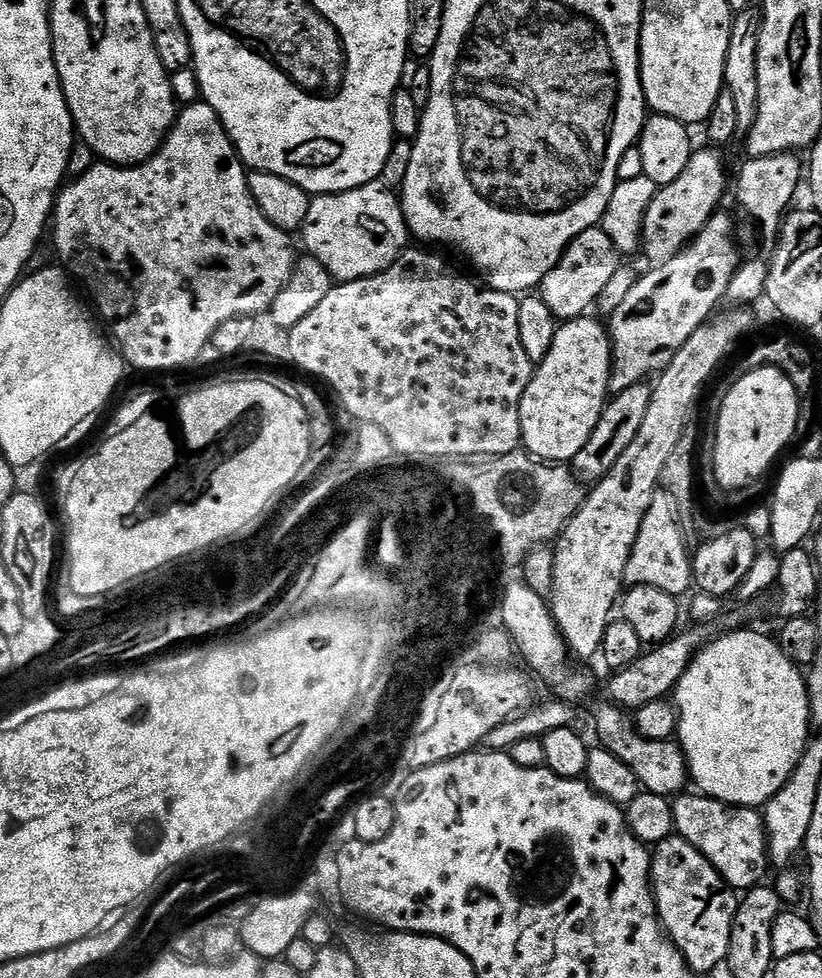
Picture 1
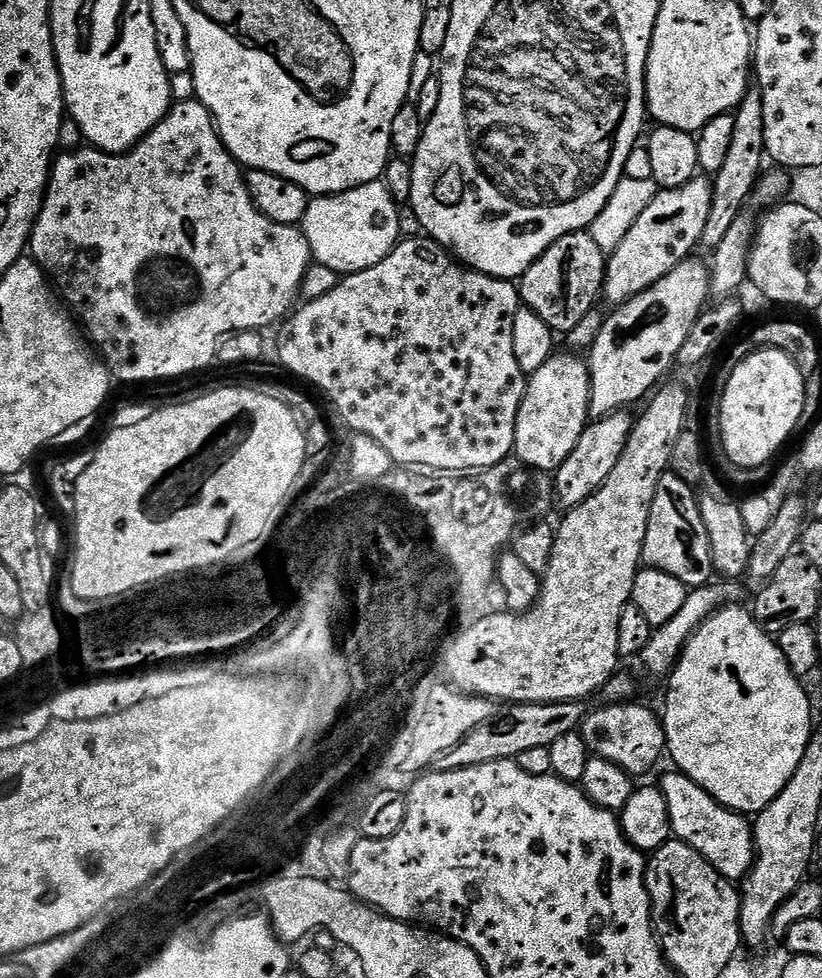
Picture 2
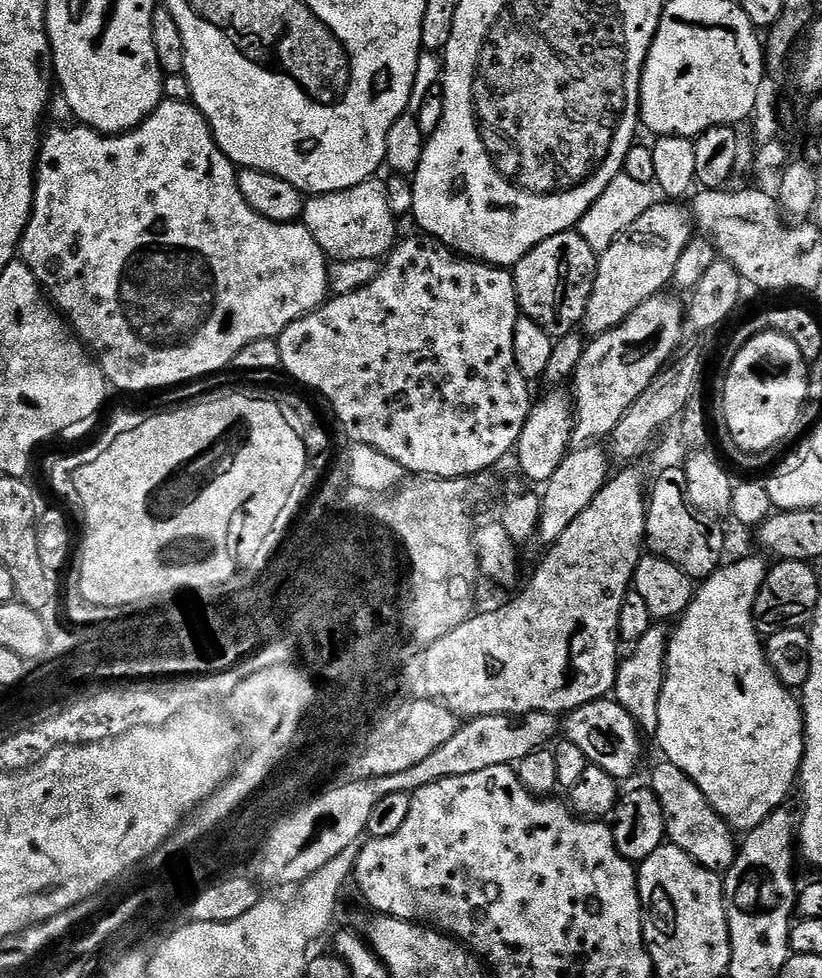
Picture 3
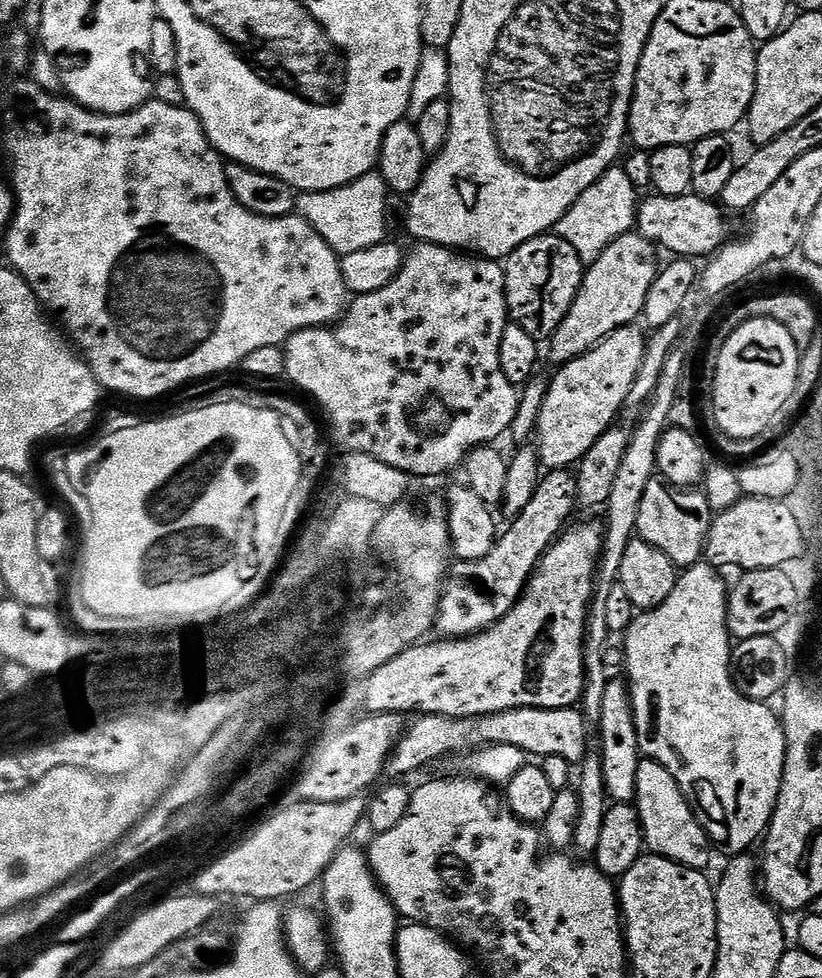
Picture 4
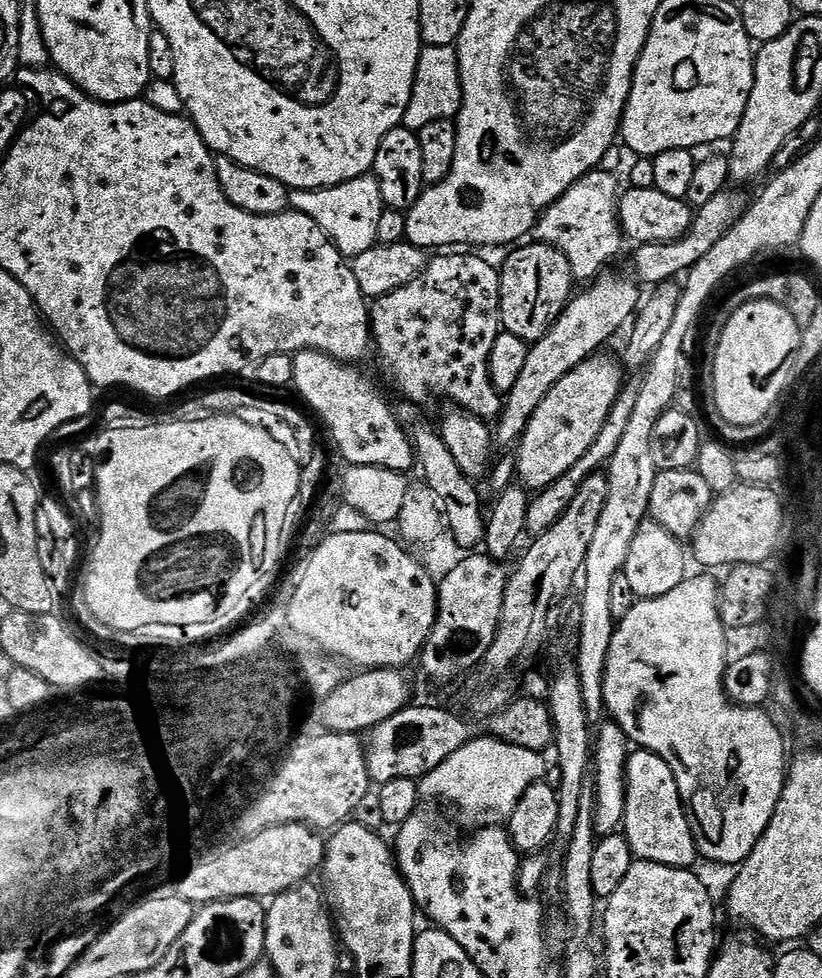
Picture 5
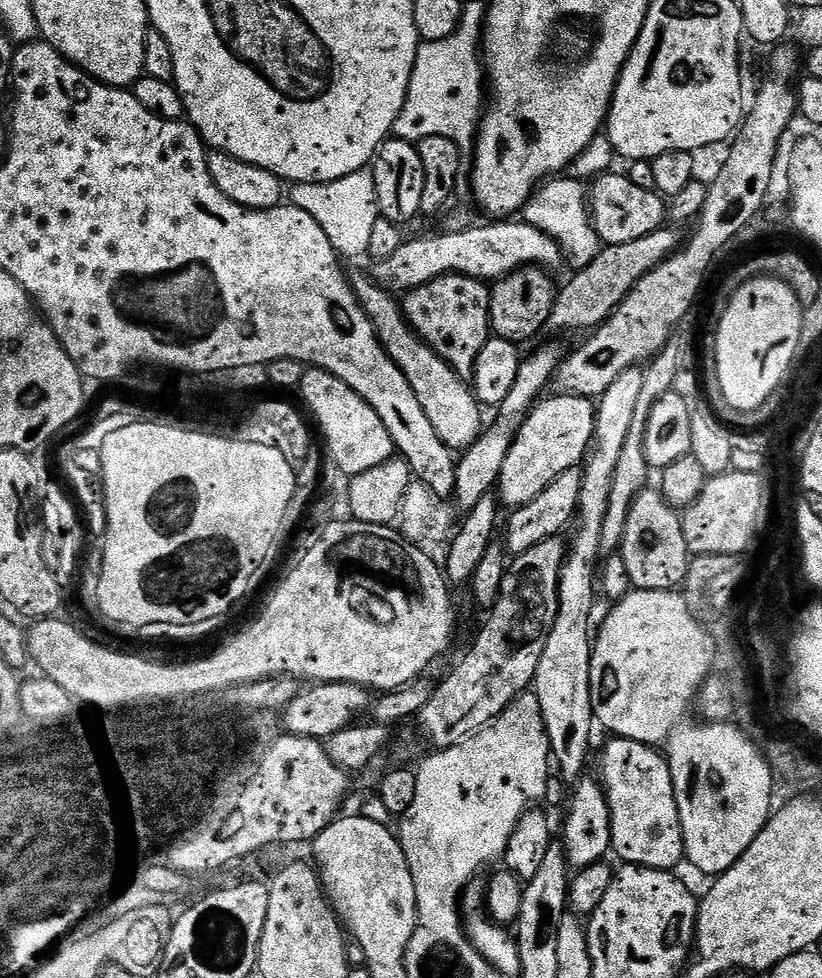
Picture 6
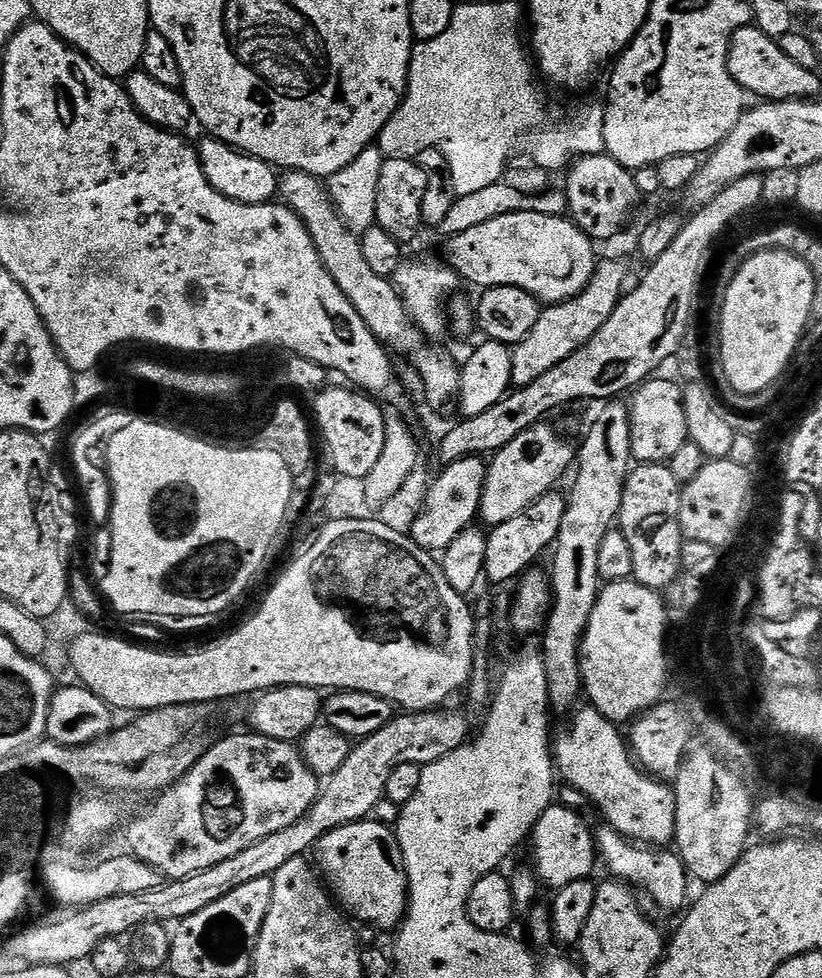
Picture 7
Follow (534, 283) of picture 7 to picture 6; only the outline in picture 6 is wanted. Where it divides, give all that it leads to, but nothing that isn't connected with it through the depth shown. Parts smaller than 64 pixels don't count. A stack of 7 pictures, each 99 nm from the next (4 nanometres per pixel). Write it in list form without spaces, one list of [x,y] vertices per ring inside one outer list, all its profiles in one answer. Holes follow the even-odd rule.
[[[516,218],[503,222],[488,222],[481,228],[469,226],[459,230],[444,230],[441,236],[420,236],[417,240],[405,239],[394,254],[385,260],[375,261],[374,279],[393,294],[407,294],[418,286],[428,284],[439,276],[473,276],[475,280],[495,282],[519,268],[532,265],[553,270],[562,264],[558,242],[542,230]]]

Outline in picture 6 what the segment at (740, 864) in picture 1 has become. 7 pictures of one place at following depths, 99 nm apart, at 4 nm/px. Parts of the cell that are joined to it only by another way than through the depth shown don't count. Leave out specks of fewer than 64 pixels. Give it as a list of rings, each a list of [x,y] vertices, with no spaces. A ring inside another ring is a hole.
[[[623,738],[609,739],[604,753],[600,756],[600,772],[604,775],[602,787],[608,797],[608,805],[612,814],[612,847],[620,862],[637,864],[640,868],[658,868],[661,870],[676,870],[680,860],[685,859],[684,835],[680,811],[676,801],[676,783],[672,777],[672,768],[667,759],[653,745],[625,740]]]

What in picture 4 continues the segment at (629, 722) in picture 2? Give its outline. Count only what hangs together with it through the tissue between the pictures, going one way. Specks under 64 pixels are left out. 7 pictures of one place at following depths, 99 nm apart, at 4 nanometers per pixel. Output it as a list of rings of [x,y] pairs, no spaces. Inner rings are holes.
[[[579,707],[571,708],[515,708],[489,716],[471,716],[453,718],[452,716],[417,715],[416,720],[407,725],[395,750],[388,758],[387,775],[392,778],[404,778],[451,752],[476,750],[481,746],[509,744],[522,750],[529,757],[545,758],[557,756],[569,761],[572,766],[579,765],[589,755],[588,724]],[[588,723],[588,724],[587,724]],[[538,756],[538,757],[536,757]],[[392,775],[392,776],[391,776]]]

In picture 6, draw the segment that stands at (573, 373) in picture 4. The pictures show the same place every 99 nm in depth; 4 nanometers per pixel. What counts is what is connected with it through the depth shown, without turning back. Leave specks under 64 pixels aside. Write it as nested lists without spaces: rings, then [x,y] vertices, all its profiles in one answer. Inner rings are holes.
[[[559,394],[549,395],[533,407],[502,466],[498,496],[505,505],[509,504],[509,509],[515,510],[526,502],[534,502],[534,498],[538,498],[538,494],[542,494],[542,490],[554,482],[554,478],[566,474],[566,470],[577,467],[587,457],[592,447],[592,438],[596,435],[596,410],[597,405],[589,397]]]

